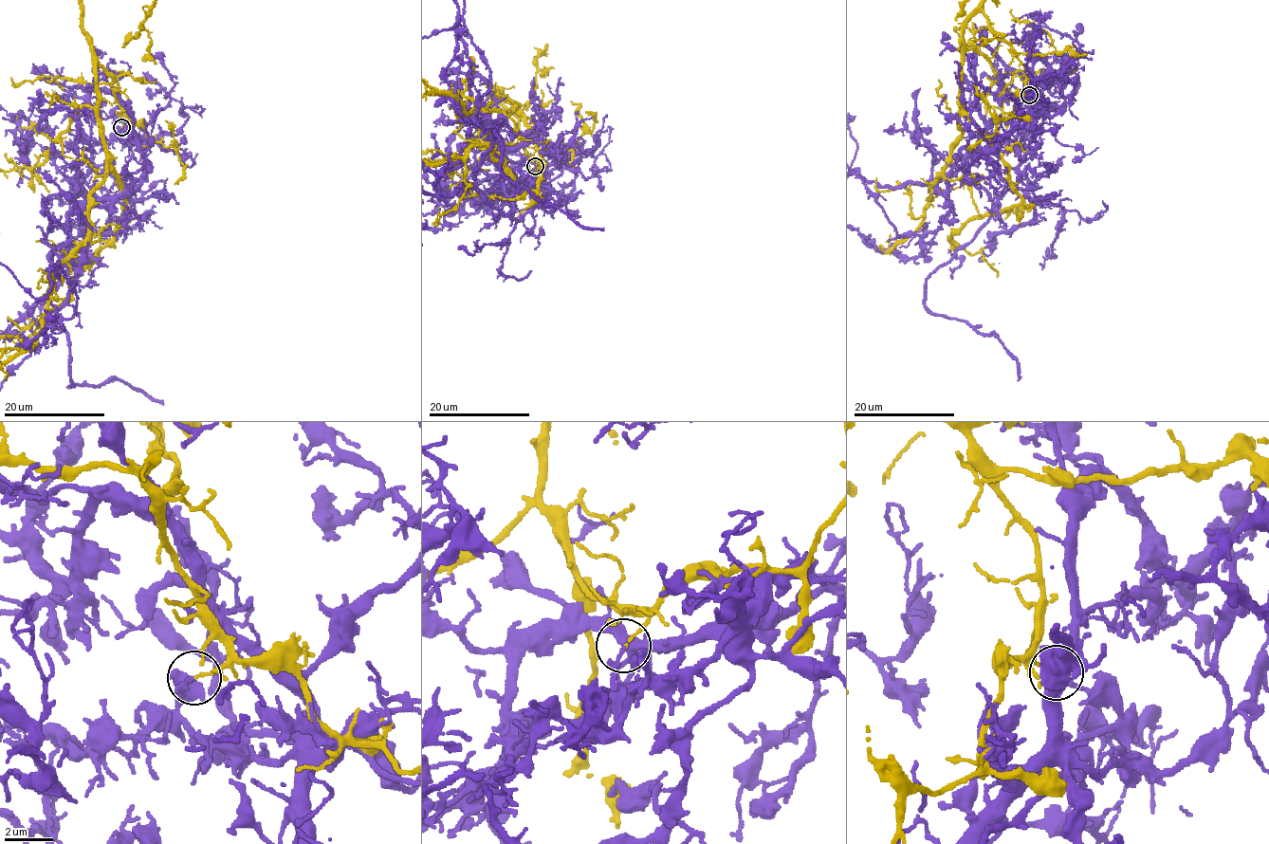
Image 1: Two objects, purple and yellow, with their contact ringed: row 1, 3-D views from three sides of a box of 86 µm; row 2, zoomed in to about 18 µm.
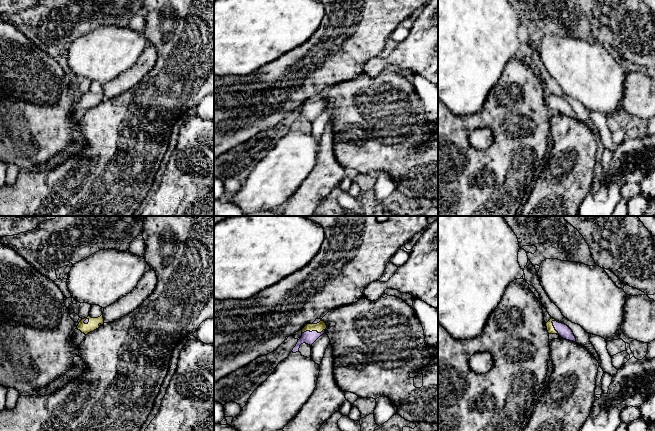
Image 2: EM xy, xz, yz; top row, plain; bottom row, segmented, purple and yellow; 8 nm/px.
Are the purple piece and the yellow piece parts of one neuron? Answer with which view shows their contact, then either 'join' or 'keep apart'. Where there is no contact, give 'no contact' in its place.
meets purple in yz; keep apart

